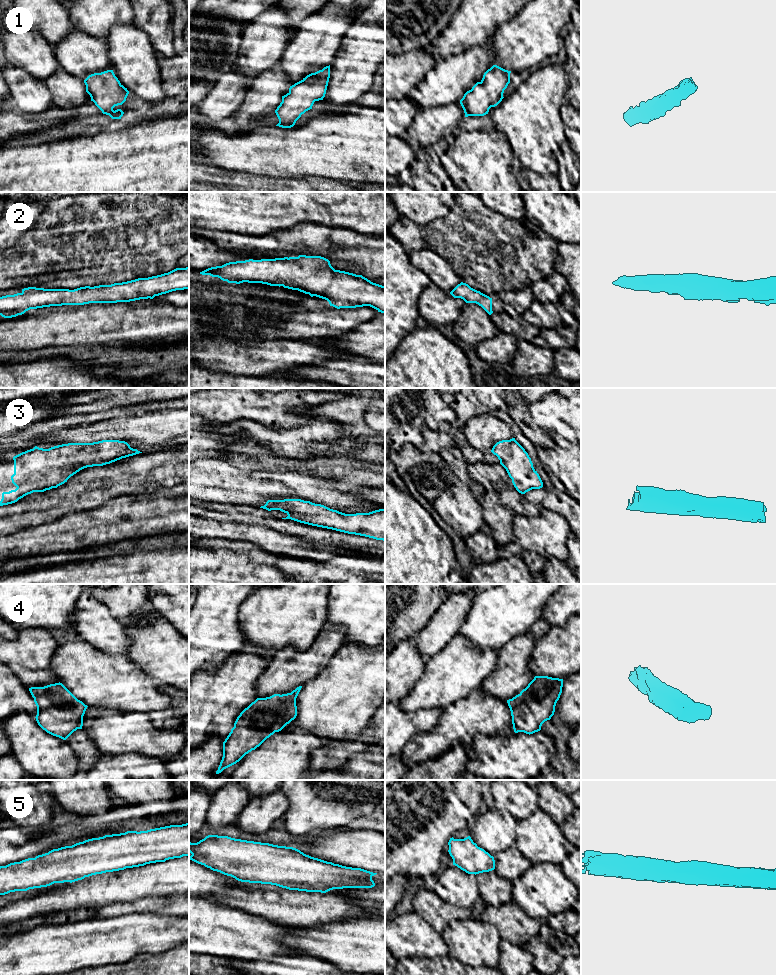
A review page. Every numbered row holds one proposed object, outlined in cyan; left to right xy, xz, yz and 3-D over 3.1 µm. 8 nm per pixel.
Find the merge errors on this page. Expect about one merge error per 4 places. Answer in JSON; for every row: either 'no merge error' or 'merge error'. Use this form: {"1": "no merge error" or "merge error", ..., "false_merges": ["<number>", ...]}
{"1": "no merge error", "2": "no merge error", "3": "no merge error", "4": "no merge error", "5": "no merge error", "false_merges": []}

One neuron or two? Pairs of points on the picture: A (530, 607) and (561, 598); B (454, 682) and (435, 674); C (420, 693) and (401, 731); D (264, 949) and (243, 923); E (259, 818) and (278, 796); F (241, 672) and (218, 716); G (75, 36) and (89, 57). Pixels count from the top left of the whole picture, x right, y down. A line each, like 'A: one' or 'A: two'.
A: two
B: one
C: two
D: one
E: one
F: one
G: one

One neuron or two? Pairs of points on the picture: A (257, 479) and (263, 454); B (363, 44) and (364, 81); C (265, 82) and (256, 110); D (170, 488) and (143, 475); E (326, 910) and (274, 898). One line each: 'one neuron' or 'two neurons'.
A: two neurons
B: one neuron
C: one neuron
D: one neuron
E: one neuron

